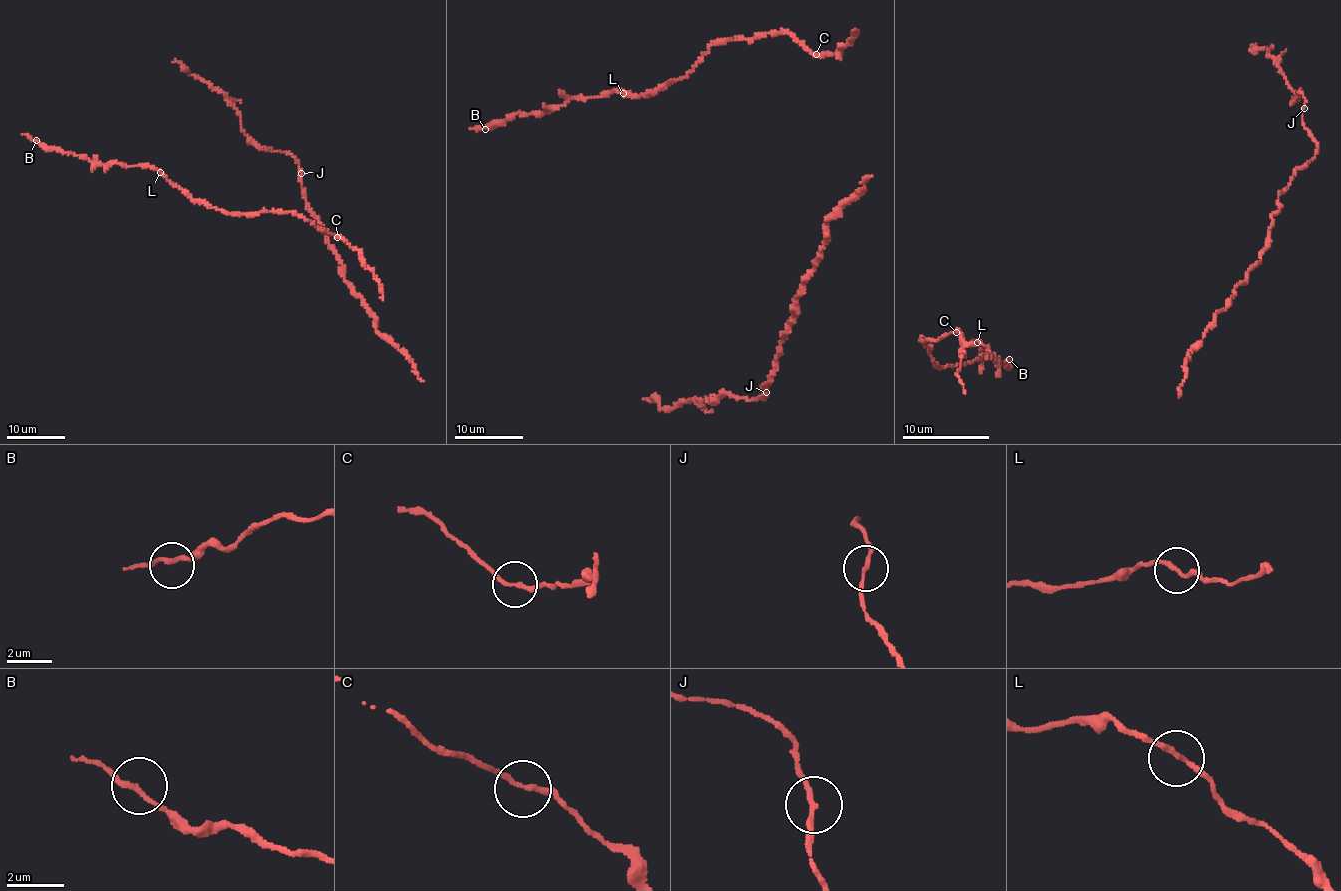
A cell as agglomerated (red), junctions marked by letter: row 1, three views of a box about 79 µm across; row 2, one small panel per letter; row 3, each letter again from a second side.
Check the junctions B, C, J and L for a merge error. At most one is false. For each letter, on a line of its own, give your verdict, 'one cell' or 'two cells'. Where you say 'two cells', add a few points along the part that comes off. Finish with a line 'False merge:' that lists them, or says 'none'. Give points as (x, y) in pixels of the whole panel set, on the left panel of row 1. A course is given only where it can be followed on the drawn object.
B: one cell
C: one cell
J: two cells; foreign part runs (301, 173), (296, 161), (286, 153), (260, 147), (247, 135), (242, 128), (240, 113), (220, 92), (173, 61)
L: one cell
False merge: J

